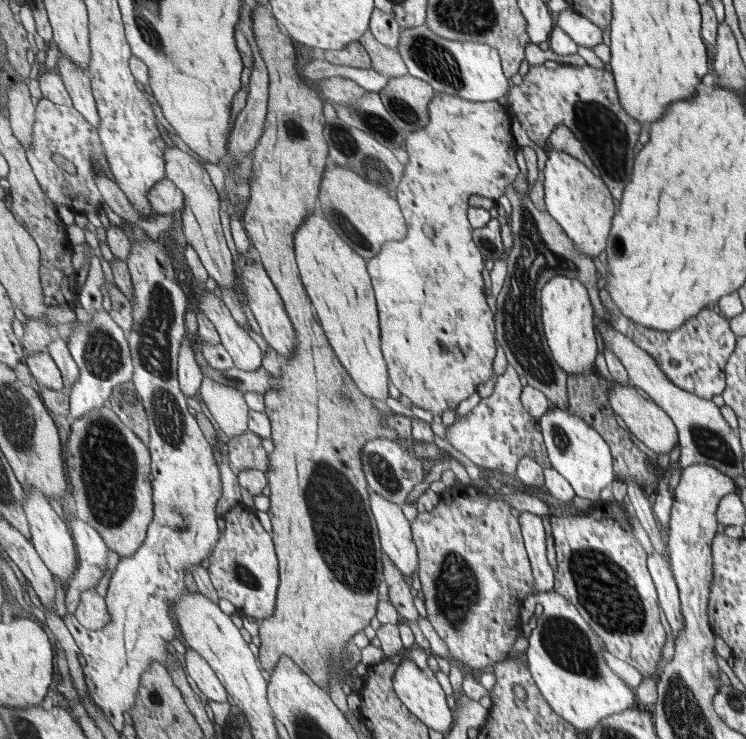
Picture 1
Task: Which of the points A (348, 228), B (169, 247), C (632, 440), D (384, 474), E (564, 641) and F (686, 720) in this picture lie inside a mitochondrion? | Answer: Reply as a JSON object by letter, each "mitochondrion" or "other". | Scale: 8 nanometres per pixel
{"A":"mitochondrion","B":"other","C":"other","D":"mitochondrion","E":"mitochondrion","F":"mitochondrion"}

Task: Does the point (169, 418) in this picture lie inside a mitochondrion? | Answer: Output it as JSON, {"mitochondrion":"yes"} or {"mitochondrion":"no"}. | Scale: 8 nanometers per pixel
{"mitochondrion":"yes"}

